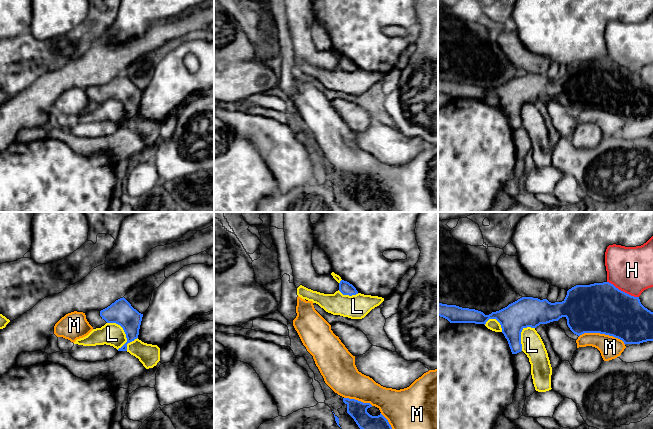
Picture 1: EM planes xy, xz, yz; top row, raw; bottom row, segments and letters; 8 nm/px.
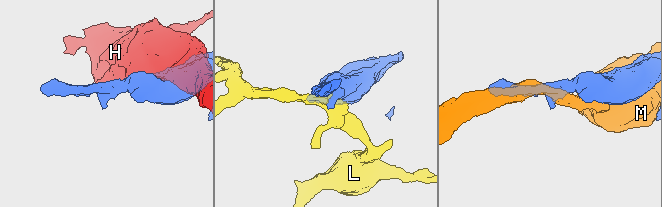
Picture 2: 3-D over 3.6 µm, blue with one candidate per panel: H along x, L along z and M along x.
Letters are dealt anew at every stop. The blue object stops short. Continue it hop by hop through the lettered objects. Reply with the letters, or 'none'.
none

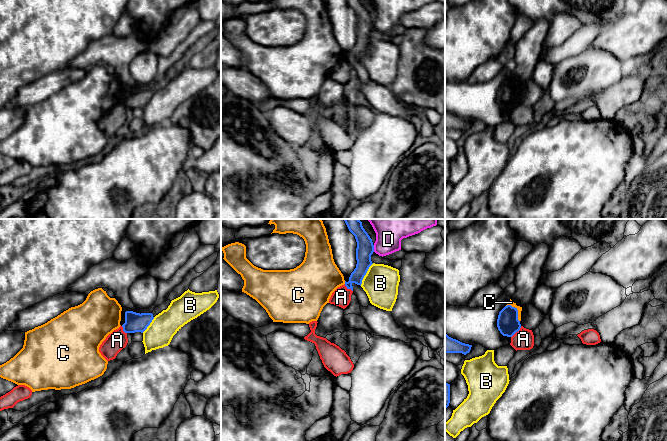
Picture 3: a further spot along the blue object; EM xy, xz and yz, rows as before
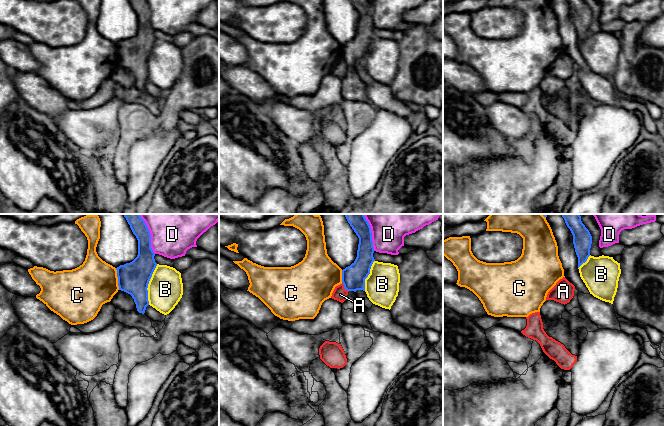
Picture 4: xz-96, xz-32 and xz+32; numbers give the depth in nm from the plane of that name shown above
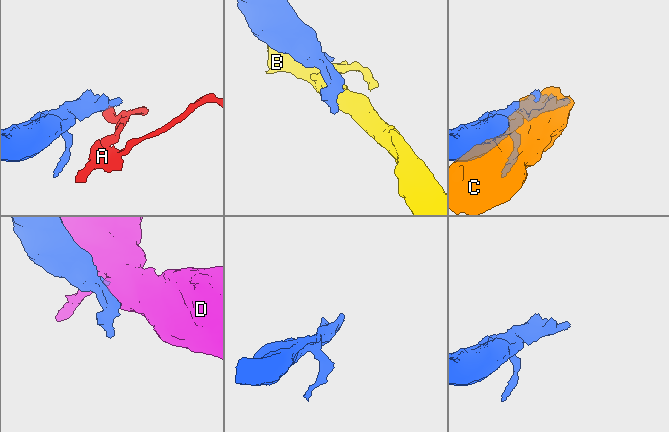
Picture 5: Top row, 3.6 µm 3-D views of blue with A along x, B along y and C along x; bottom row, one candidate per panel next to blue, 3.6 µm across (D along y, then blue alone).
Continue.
none

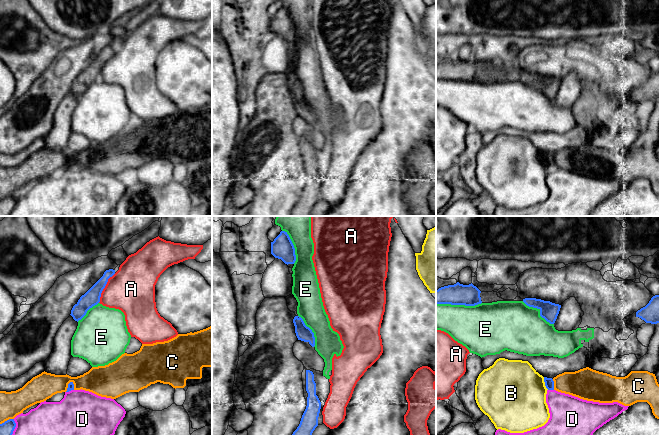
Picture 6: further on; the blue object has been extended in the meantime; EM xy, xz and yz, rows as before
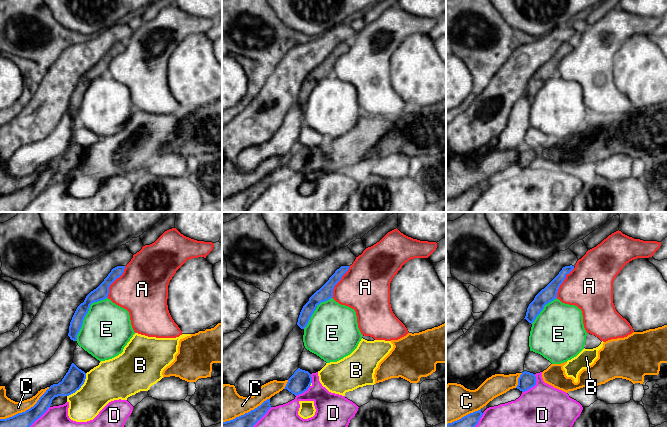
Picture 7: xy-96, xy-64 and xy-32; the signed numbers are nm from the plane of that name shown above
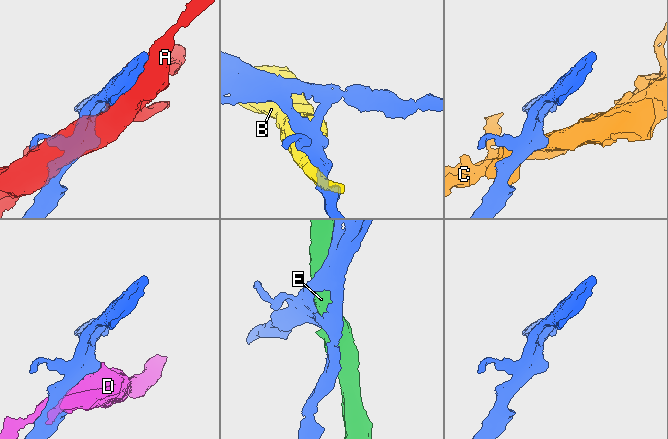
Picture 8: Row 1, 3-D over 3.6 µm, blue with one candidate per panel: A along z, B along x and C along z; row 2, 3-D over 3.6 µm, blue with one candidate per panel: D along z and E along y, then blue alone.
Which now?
none

